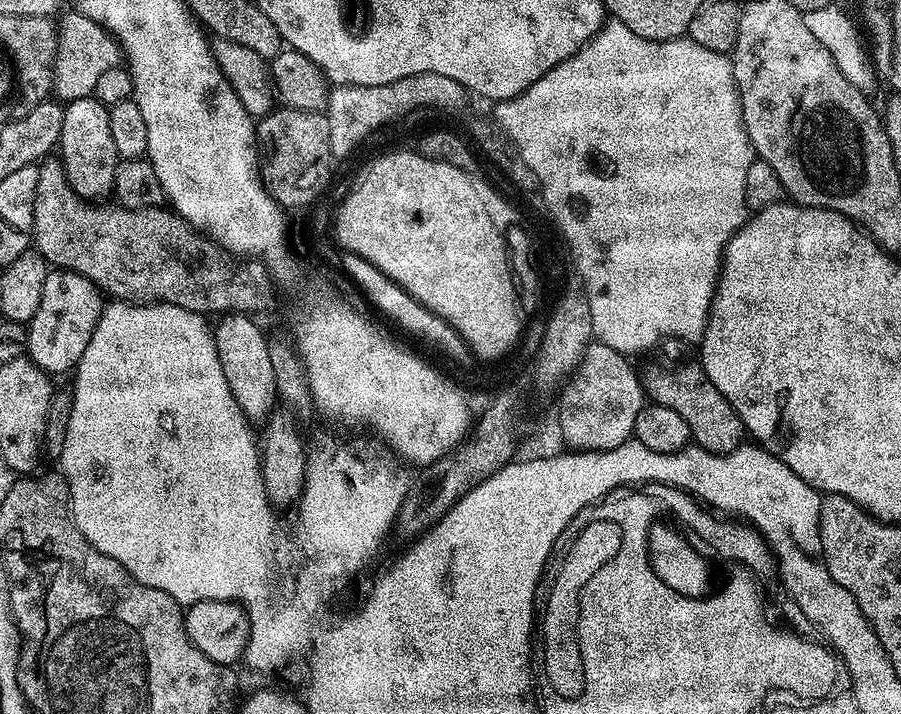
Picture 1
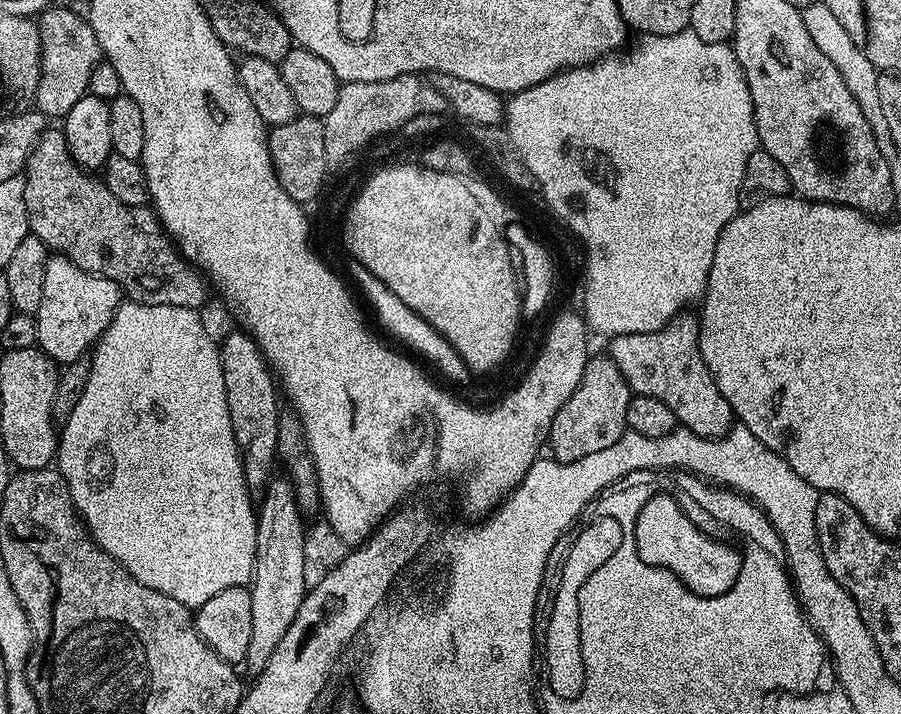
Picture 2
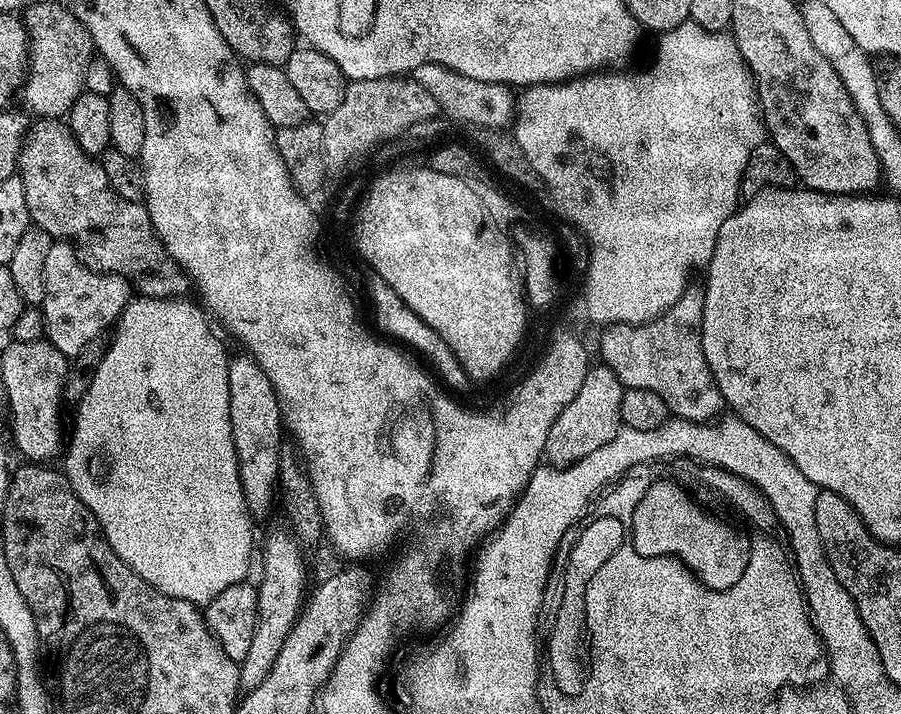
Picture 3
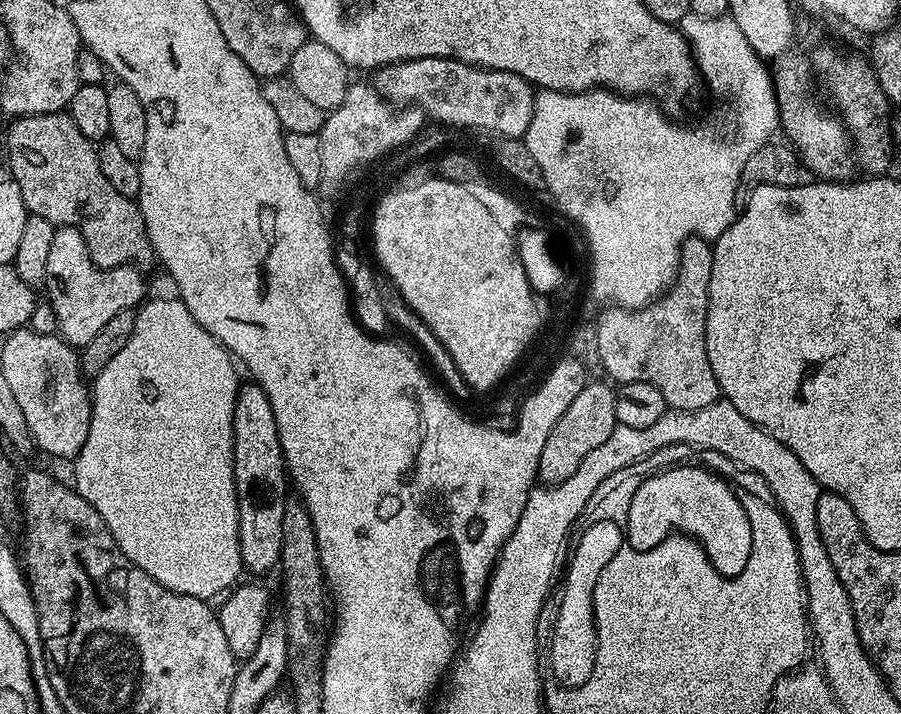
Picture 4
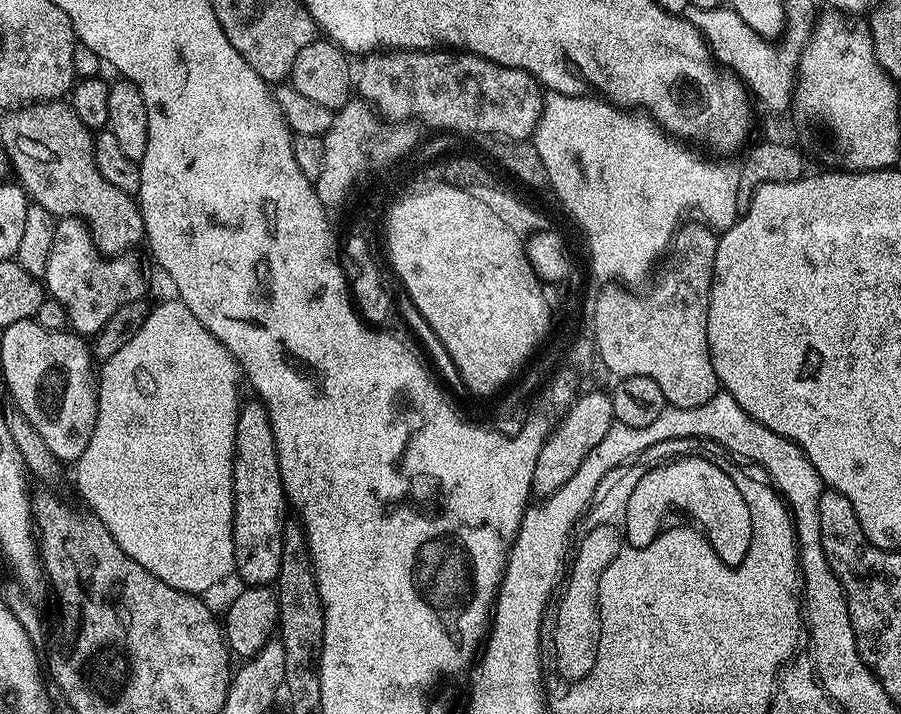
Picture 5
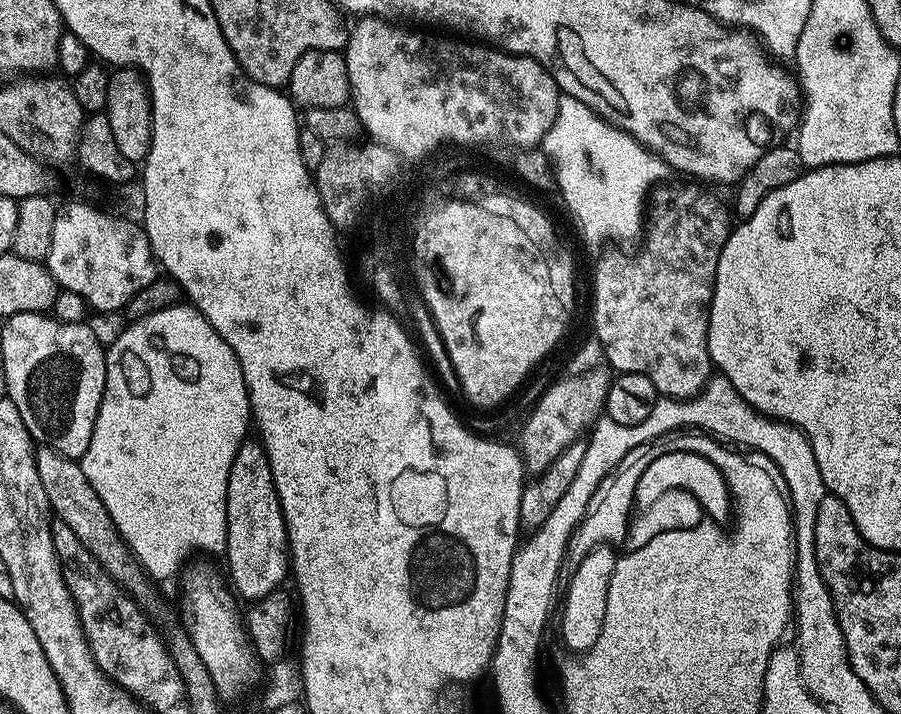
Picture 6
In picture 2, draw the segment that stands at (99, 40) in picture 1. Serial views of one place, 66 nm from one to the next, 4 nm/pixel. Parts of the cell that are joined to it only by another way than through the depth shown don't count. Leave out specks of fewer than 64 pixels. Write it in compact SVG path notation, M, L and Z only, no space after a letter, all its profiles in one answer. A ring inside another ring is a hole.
M49 6L38 16L40 30L40 81L34 89L35 107L45 117L63 118L78 102L78 98L89 95L90 74L101 63L100 43L82 18L78 18L68 8Z

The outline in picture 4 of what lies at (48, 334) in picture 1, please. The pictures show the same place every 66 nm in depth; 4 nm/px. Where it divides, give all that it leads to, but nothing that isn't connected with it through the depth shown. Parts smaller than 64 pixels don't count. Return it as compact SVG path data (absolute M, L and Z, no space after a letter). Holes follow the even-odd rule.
M57 227L50 246L50 258L46 258L43 287L48 288L46 300L52 305L62 339L73 346L85 346L114 314L127 308L135 309L145 299L144 280L136 270L132 266L100 268L90 258L84 234L79 228Z

